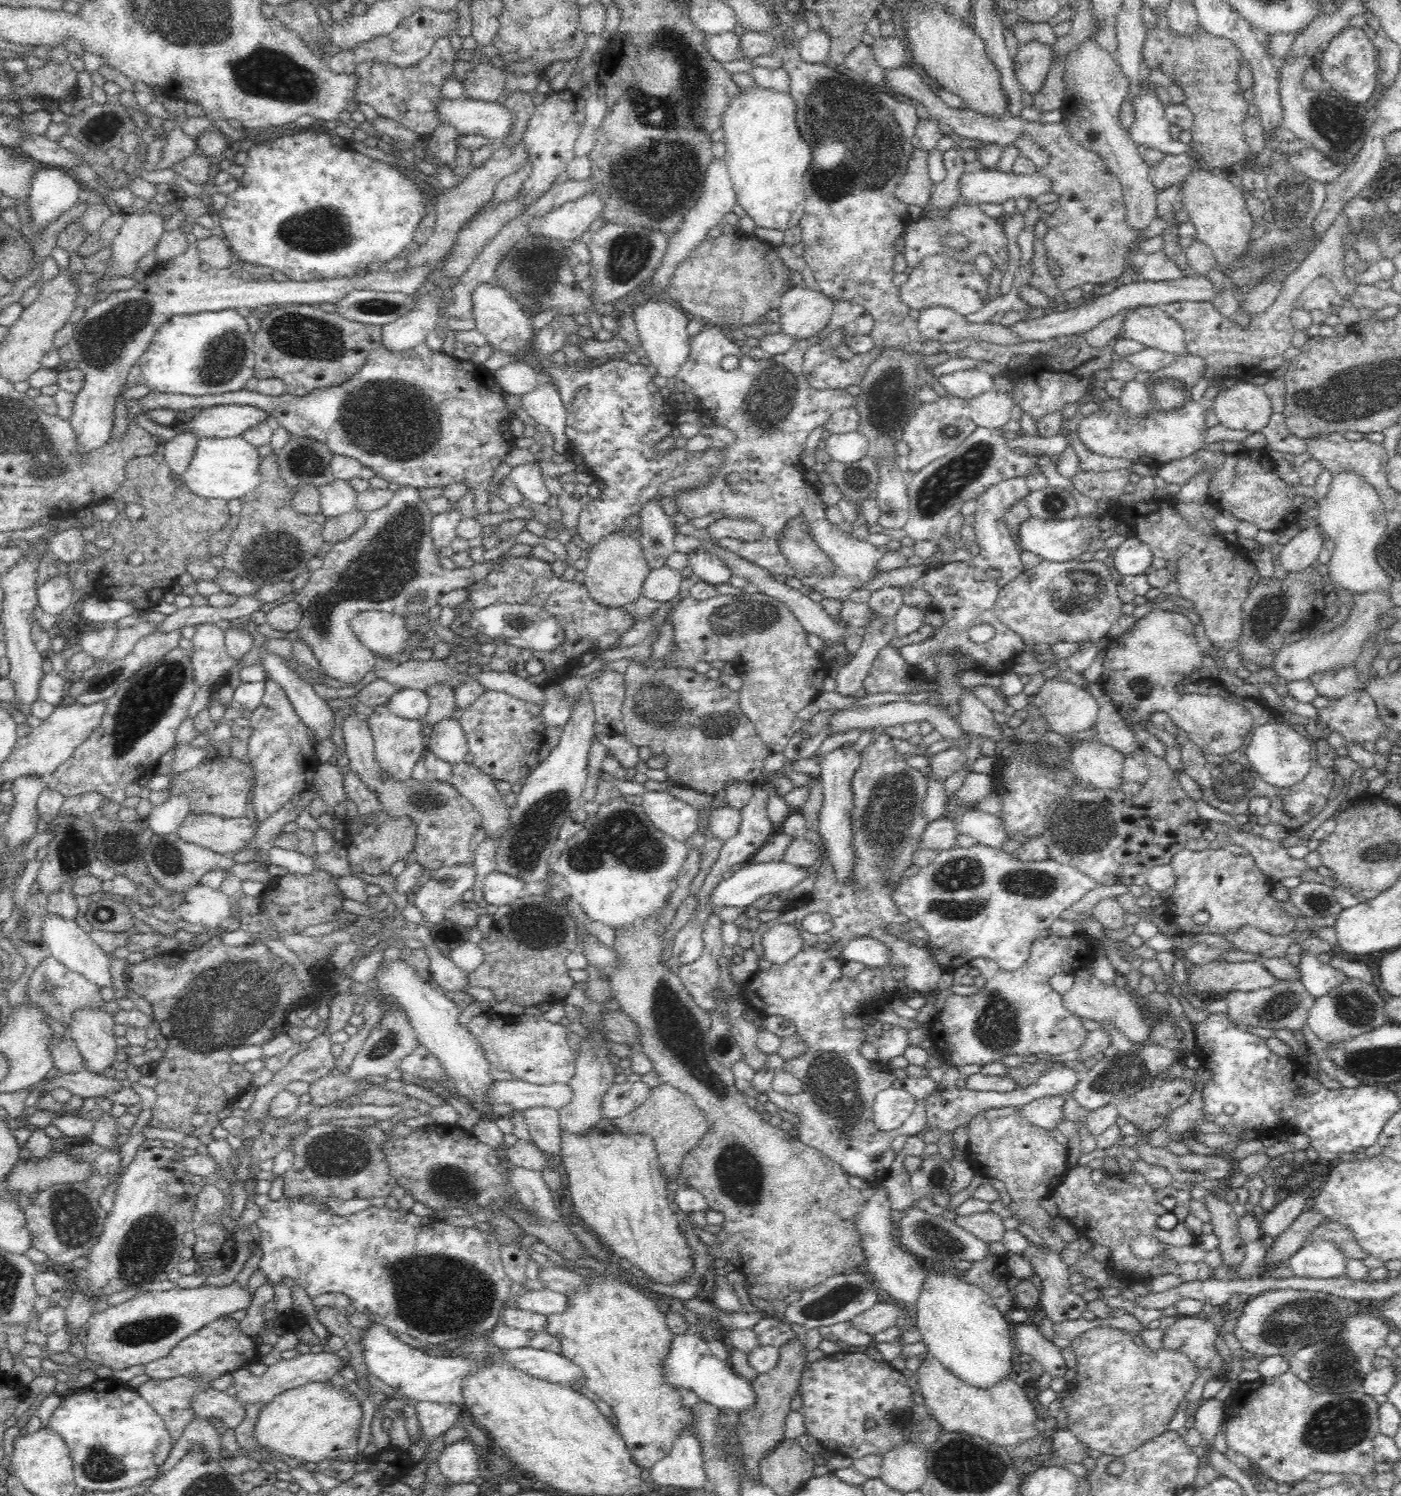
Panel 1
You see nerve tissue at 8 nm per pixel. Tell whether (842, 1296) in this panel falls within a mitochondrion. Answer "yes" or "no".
yes

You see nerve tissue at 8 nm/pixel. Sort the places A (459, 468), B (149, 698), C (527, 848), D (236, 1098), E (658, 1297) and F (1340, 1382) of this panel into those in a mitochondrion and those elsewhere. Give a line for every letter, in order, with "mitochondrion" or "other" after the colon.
A: other
B: mitochondrion
C: mitochondrion
D: other
E: other
F: mitochondrion

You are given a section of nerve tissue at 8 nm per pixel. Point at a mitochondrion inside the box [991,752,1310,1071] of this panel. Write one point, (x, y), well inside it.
(1089, 829)

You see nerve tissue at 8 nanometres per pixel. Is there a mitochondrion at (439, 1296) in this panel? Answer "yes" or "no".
yes

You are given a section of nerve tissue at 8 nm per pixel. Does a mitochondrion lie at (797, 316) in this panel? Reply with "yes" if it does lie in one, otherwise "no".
no

